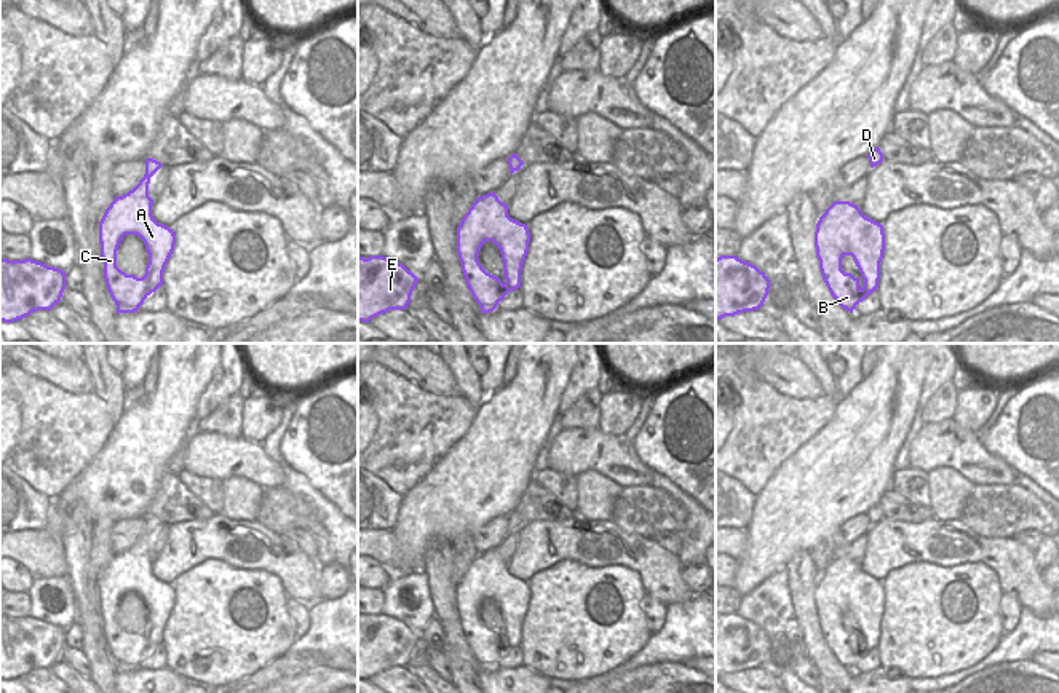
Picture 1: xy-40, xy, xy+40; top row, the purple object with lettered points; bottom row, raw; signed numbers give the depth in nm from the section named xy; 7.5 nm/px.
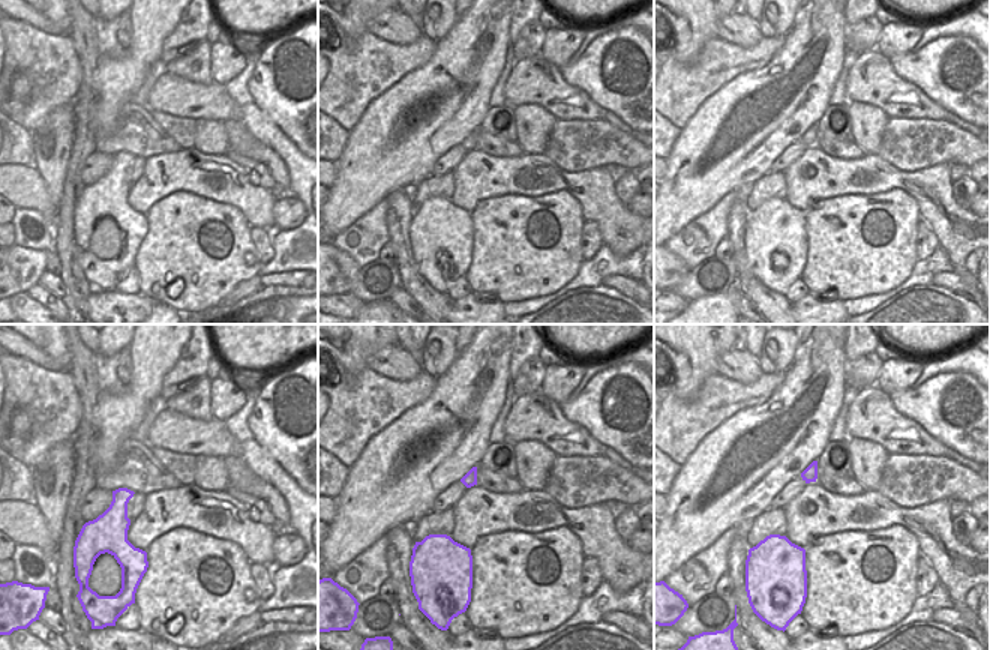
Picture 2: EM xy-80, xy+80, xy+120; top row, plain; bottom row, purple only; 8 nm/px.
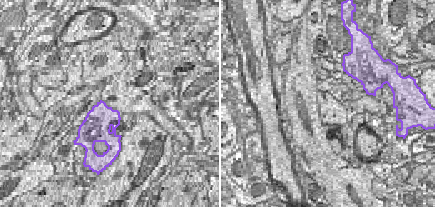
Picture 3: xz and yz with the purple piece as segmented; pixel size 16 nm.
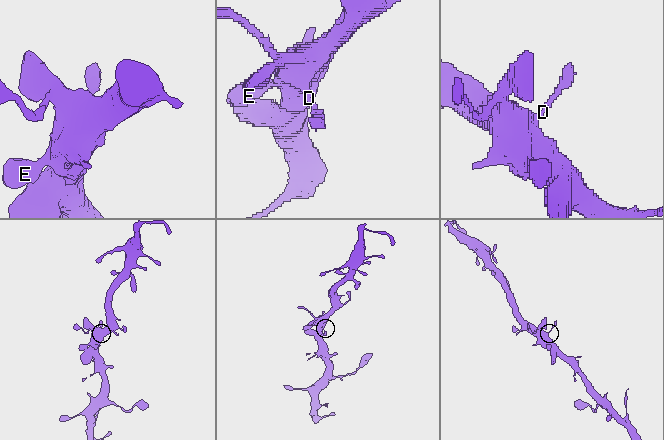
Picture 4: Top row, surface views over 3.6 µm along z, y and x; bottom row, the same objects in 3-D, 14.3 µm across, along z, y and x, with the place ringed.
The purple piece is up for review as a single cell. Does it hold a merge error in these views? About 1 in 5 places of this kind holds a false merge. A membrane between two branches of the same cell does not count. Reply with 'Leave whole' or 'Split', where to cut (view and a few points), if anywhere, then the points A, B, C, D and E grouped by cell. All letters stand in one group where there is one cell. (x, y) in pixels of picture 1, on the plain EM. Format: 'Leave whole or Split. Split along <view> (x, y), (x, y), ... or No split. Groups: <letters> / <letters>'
Leave whole. No split. Groups: A B C D E.

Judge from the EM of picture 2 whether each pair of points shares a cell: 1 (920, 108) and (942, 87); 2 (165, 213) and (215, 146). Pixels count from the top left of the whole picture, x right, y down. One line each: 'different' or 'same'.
1: different
2: different

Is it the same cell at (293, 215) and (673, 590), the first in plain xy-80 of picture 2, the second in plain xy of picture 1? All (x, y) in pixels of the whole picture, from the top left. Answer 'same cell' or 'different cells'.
different cells

